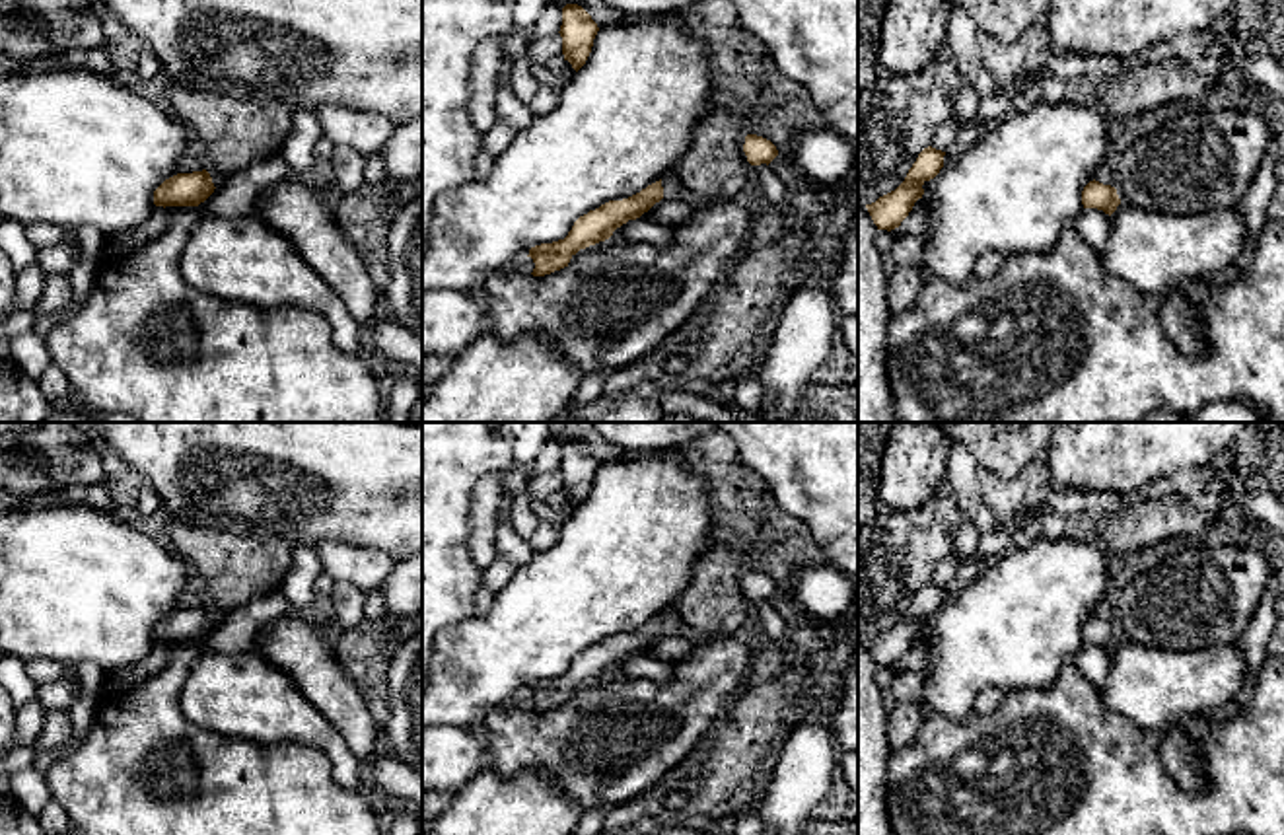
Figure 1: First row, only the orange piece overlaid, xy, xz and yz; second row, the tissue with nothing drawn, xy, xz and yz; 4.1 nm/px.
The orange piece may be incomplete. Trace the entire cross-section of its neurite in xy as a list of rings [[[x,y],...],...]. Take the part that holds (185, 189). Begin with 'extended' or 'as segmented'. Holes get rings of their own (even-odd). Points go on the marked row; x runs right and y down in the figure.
as segmented; [[[206,169],[177,173],[154,191],[156,206],[198,206],[214,193],[212,177]]]

